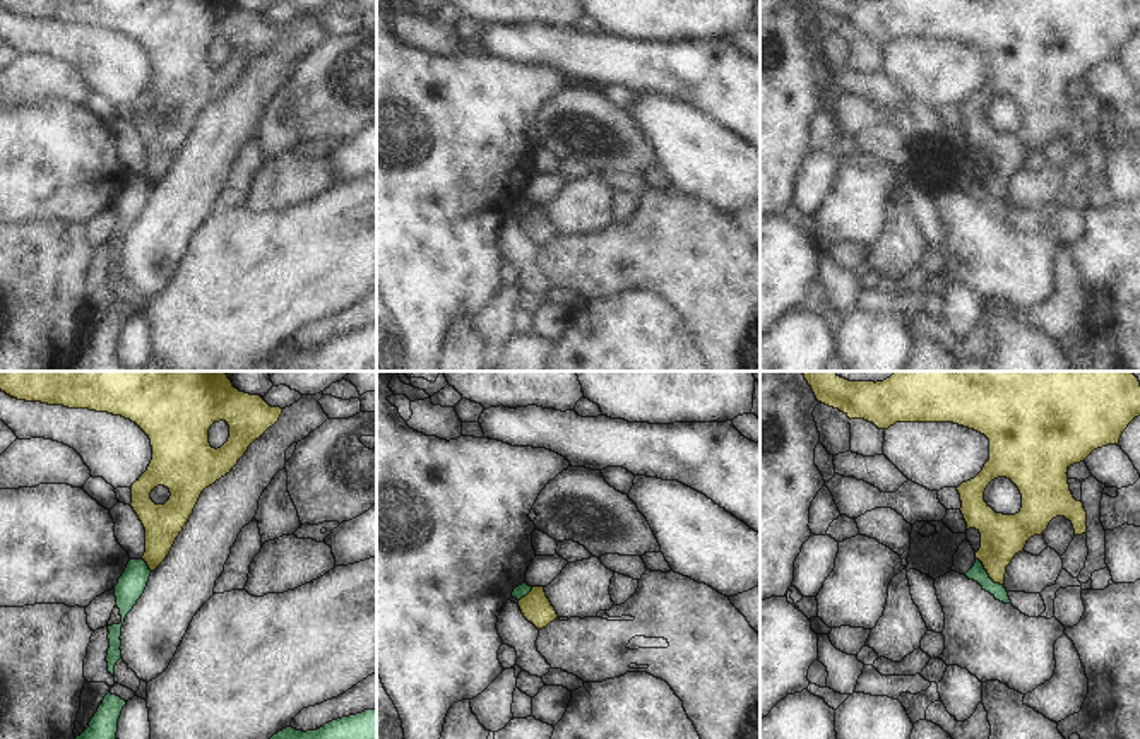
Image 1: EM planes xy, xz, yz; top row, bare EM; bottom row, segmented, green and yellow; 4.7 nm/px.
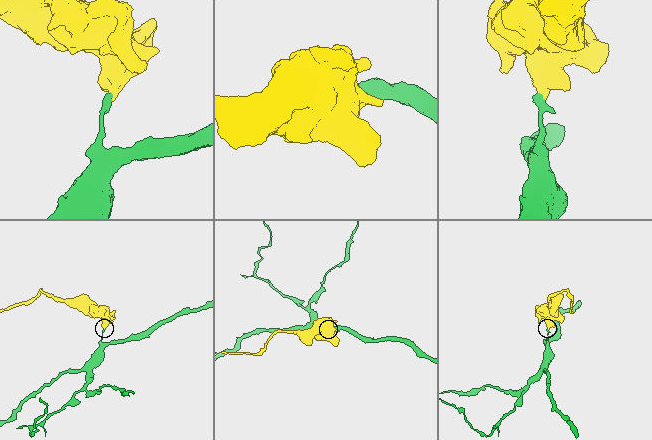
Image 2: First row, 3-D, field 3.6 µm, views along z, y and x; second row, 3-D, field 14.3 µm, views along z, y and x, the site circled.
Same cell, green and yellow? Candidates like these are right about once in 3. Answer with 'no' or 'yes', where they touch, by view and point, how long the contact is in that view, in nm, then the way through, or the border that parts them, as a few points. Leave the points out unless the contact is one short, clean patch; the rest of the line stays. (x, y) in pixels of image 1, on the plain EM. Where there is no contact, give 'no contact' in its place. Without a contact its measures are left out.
no | yz (988, 192) | 190 nm | along yz (976, 175), (986, 190), (1003, 204)

